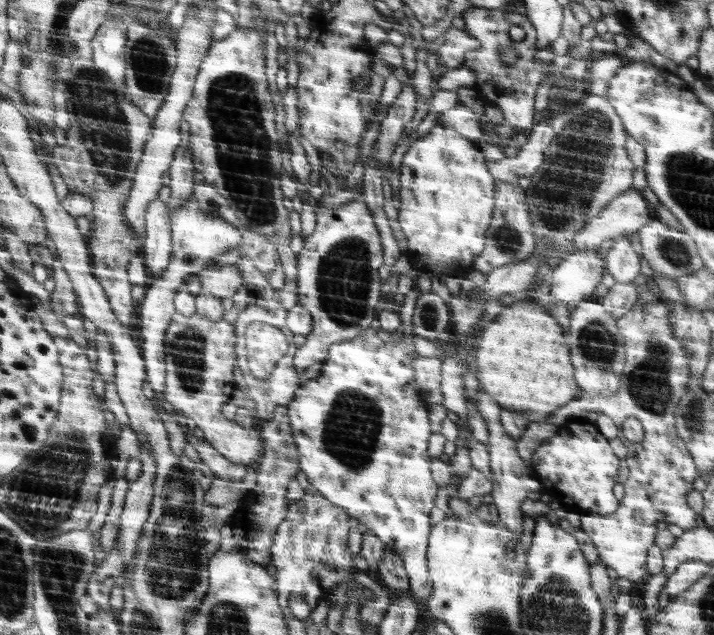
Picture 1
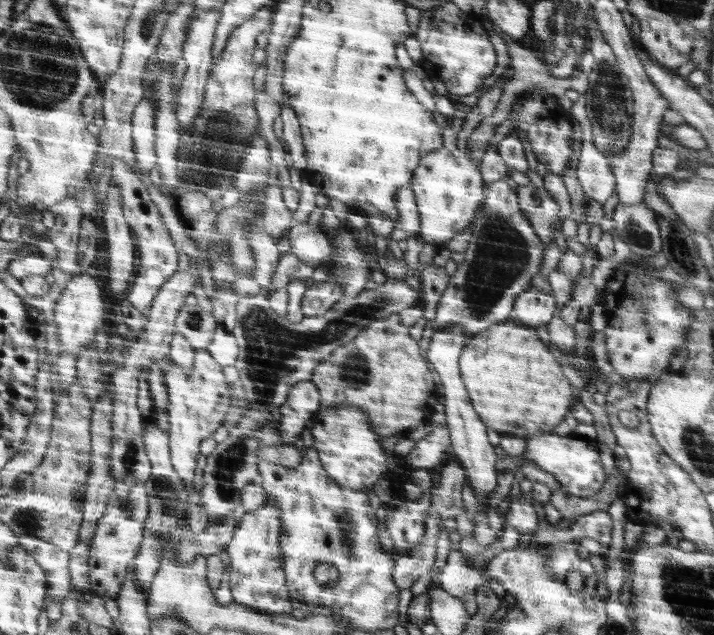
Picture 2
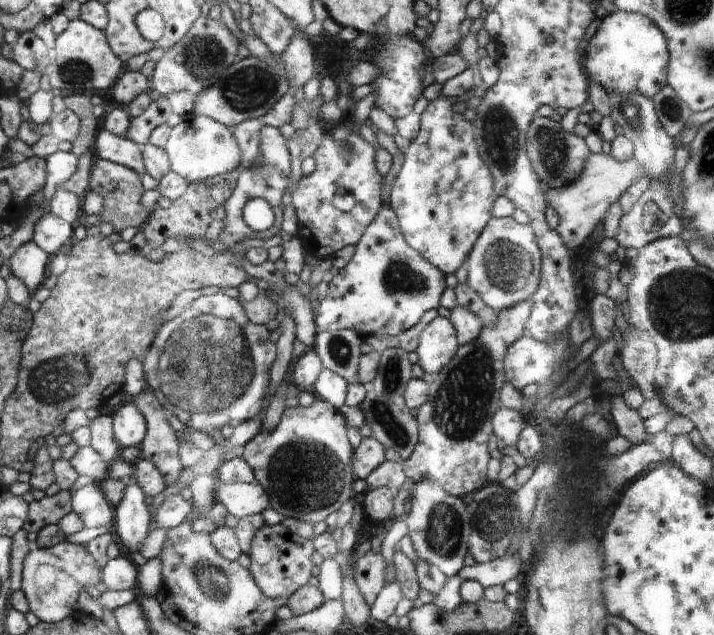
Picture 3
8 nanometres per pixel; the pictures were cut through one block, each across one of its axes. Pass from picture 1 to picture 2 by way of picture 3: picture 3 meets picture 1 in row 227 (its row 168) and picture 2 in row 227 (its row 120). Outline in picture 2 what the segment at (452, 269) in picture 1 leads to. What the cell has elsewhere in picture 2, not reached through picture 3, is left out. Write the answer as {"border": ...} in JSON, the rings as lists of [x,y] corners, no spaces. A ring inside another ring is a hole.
{"border":[[[452,144],[426,155],[418,163],[414,180],[410,180],[409,186],[414,192],[419,212],[419,234],[426,244],[446,246],[454,236],[470,226],[476,208],[484,200],[484,180],[480,176],[478,162],[474,162],[467,151],[462,152]]]}

